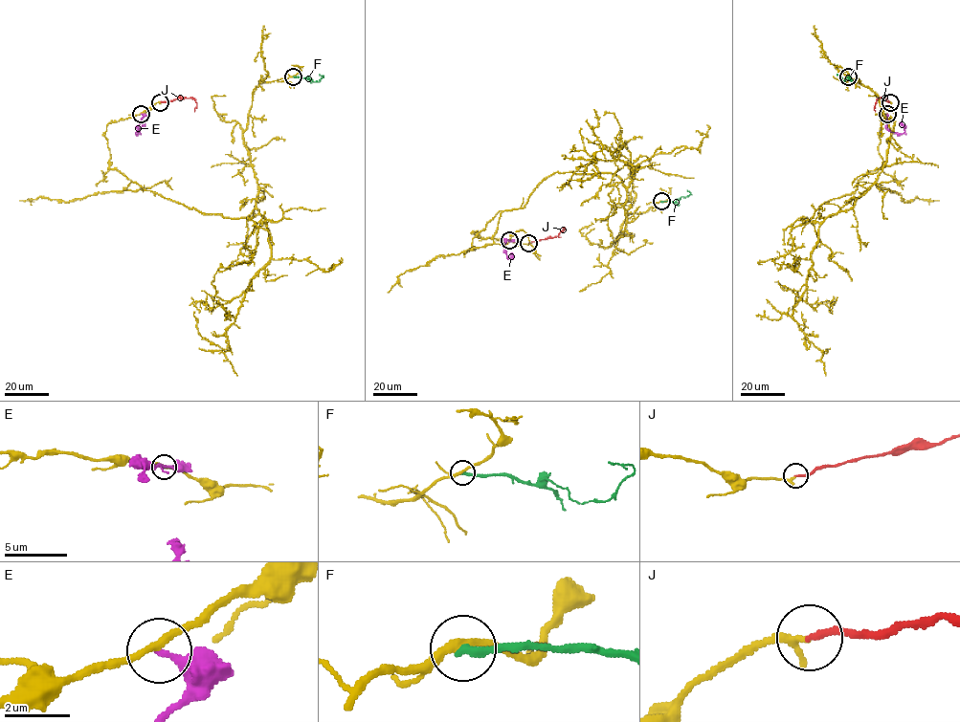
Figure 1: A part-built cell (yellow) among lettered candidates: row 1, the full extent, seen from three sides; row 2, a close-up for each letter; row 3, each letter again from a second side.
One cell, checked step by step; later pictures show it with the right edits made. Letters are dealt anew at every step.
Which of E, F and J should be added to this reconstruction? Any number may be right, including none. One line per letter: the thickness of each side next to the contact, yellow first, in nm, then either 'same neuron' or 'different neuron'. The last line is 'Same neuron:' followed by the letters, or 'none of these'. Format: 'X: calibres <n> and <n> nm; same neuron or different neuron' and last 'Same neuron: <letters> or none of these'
E: calibres 200 and 240 nm; different neuron
F: calibres 220 and 280 nm; different neuron
J: calibres 170 and 200 nm; same neuron
Same neuron: J

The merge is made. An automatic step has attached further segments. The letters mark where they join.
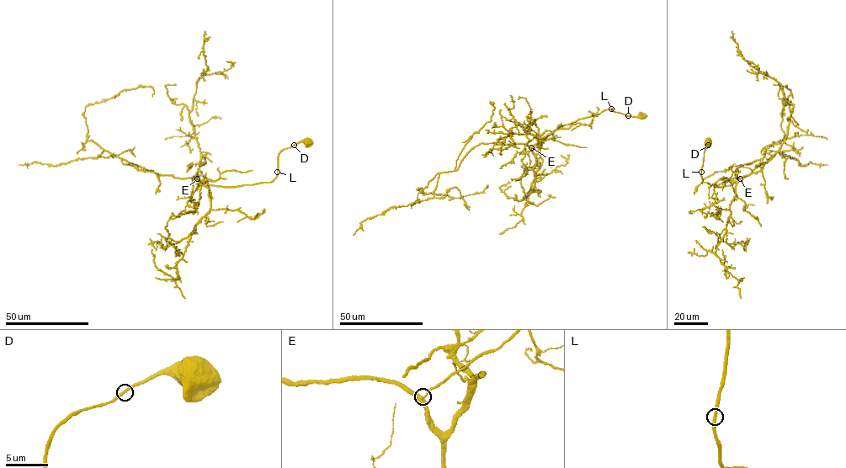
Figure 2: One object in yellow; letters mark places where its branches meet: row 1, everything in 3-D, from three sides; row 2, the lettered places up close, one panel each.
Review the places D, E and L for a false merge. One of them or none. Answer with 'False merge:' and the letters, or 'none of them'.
False merge: none of them

